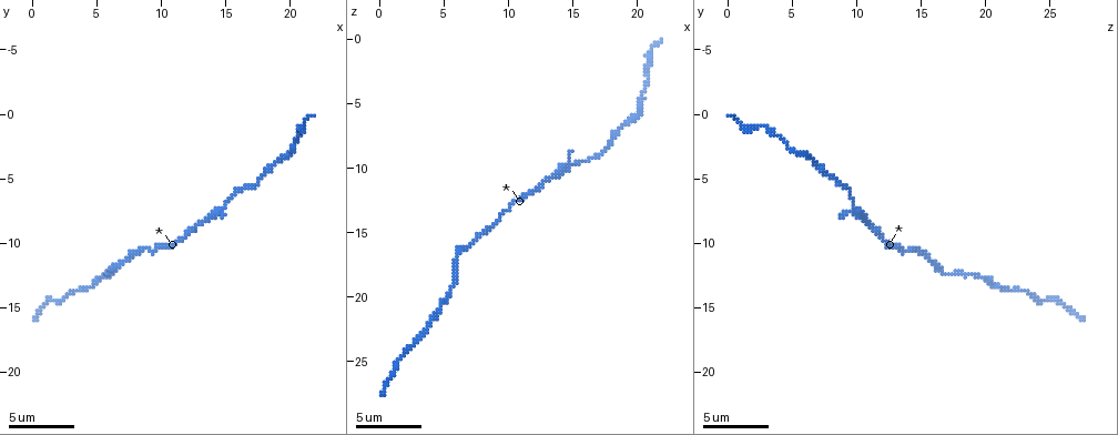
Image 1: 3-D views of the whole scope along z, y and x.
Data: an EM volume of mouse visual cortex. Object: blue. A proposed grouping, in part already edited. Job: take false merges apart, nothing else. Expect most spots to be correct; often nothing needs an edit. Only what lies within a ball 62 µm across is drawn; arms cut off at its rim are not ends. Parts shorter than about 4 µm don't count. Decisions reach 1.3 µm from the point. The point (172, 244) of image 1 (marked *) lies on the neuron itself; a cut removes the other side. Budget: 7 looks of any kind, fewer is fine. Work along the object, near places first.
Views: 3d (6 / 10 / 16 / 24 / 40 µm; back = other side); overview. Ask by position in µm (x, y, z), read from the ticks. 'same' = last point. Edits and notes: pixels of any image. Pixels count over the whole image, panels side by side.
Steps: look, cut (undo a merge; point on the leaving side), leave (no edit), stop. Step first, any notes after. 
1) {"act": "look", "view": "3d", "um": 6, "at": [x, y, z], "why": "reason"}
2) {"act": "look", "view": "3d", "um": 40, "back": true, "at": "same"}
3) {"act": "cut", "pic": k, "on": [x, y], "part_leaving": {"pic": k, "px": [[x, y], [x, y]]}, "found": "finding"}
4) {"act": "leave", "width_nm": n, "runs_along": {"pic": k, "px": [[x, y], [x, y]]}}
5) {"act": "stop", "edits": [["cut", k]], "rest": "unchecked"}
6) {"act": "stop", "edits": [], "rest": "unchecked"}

{"act": "look", "view": "3d", "um": 10, "at": [14.8, 7.2, 9.6], "why": "small branch off a trunk"}

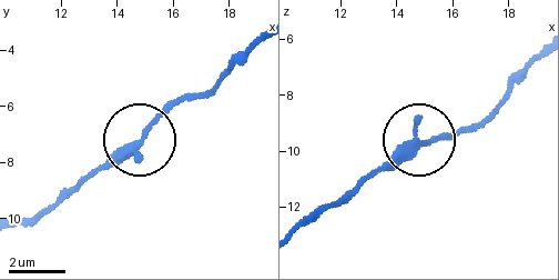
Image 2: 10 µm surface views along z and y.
{"act": "look", "view": "3d", "um": 6, "at": [14.9, 7.1, 9.8], "why": "closer look"}

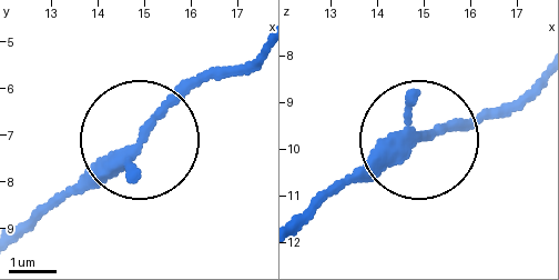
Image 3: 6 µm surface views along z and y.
{"act": "leave", "arms": 3, "found": "continuous, no second neuron"}

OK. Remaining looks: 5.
{"act": "look", "view": "3d", "um": 10, "at": [18.0, 5.0, 8.0], "why": "calibre changes"}

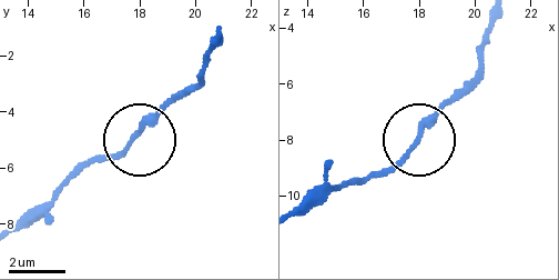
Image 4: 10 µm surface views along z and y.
{"act": "leave", "runs_along": {"pic": 4, "px": [[19, 228], [77, 176], [119, 153], [181, 91]]}, "found": "all the same neuron"}

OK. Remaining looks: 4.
{"act": "look", "view": "3d", "um": 10, "at": [5.8, 12.6, 17.6], "why": "thick turns thin"}

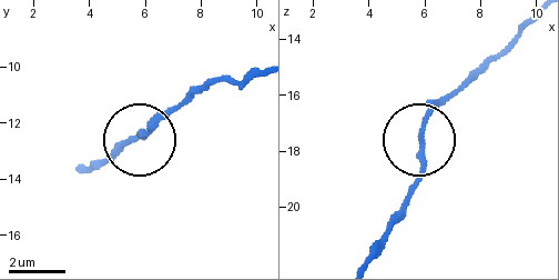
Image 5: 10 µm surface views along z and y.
{"act": "leave", "runs_along": {"pic": 5, "px": [[532, 19], [427, 120], [404, 218]]}, "found": "one neuron here"}

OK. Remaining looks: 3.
{"act": "look", "view": "3d", "um": 16, "at": [3.4, 13.8, 23.2], "why": "calibre changes"}

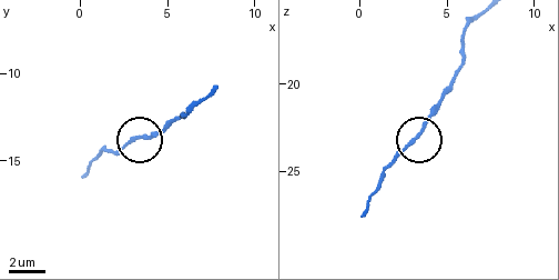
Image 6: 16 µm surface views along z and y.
{"act": "leave", "runs_along": {"pic": 6, "px": [[474, 20], [454, 83], [419, 137], [380, 176]]}, "found": "continuous, no second neuron"}

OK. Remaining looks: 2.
{"act": "stop", "edits": [], "rest": "unchecked"}

